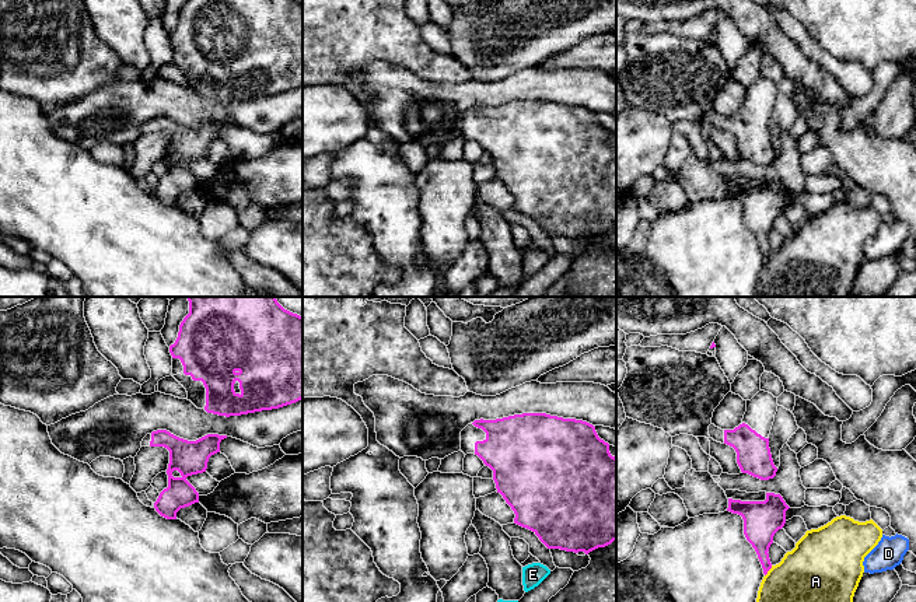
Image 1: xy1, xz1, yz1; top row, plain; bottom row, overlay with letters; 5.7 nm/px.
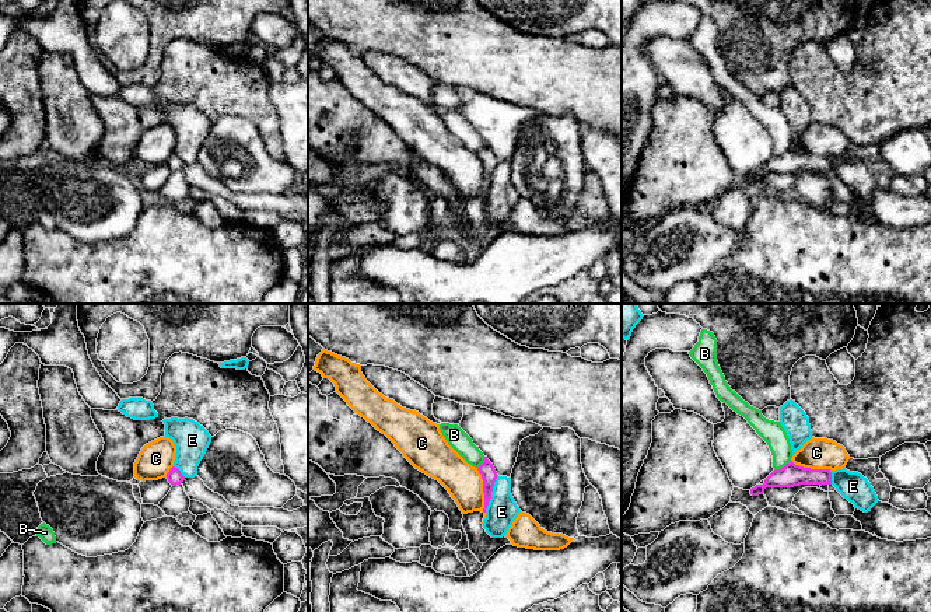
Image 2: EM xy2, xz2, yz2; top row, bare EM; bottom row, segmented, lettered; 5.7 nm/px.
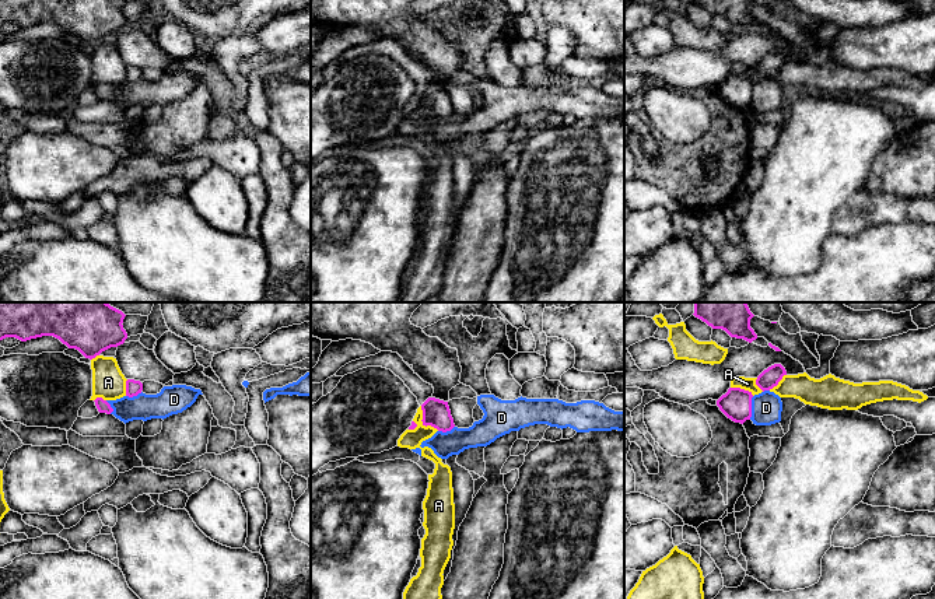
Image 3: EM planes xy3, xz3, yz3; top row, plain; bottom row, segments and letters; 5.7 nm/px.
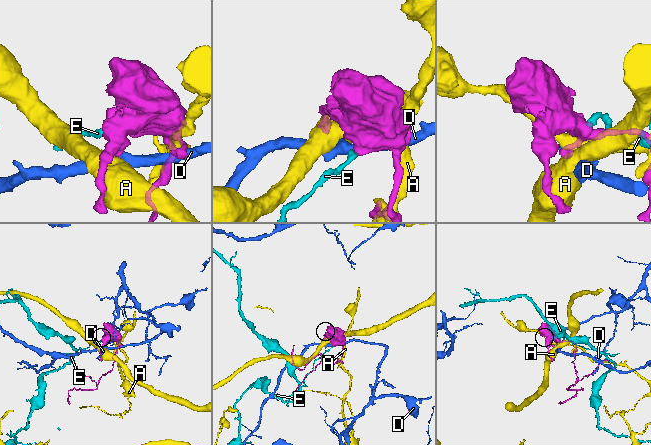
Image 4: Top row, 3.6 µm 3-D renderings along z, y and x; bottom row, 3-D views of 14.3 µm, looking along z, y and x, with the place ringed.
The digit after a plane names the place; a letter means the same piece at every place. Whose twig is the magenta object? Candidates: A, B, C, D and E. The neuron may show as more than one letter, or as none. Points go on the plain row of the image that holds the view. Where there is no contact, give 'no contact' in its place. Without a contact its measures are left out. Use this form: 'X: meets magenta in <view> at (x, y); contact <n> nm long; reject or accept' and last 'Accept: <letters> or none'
A: meets magenta in xz3 at (423, 109); contact 180 nm long; reject
B: meets magenta in yz2 at (784, 153); contact 120 nm long; reject
C: meets magenta in xz2 at (483, 177); contact 260 nm long; reject
D: meets magenta in yz3 at (750, 94); contact 140 nm long; reject
E: meets magenta in xz2 at (490, 179); contact 220 nm long; reject
Accept: none

